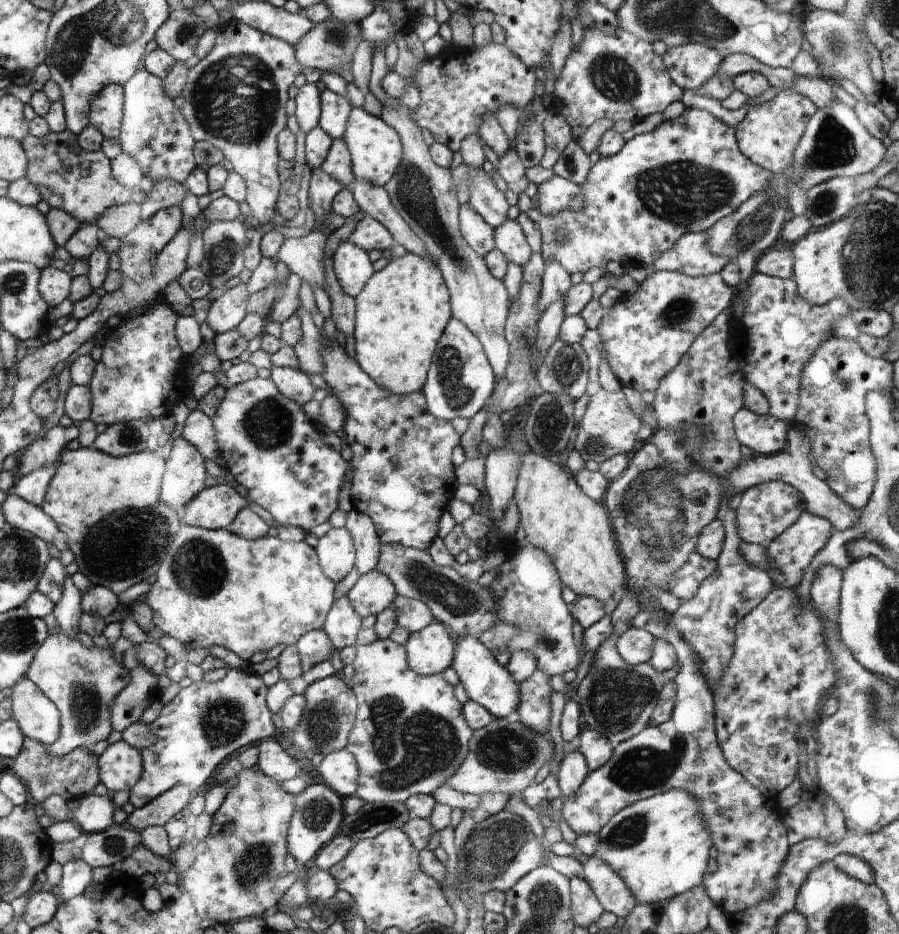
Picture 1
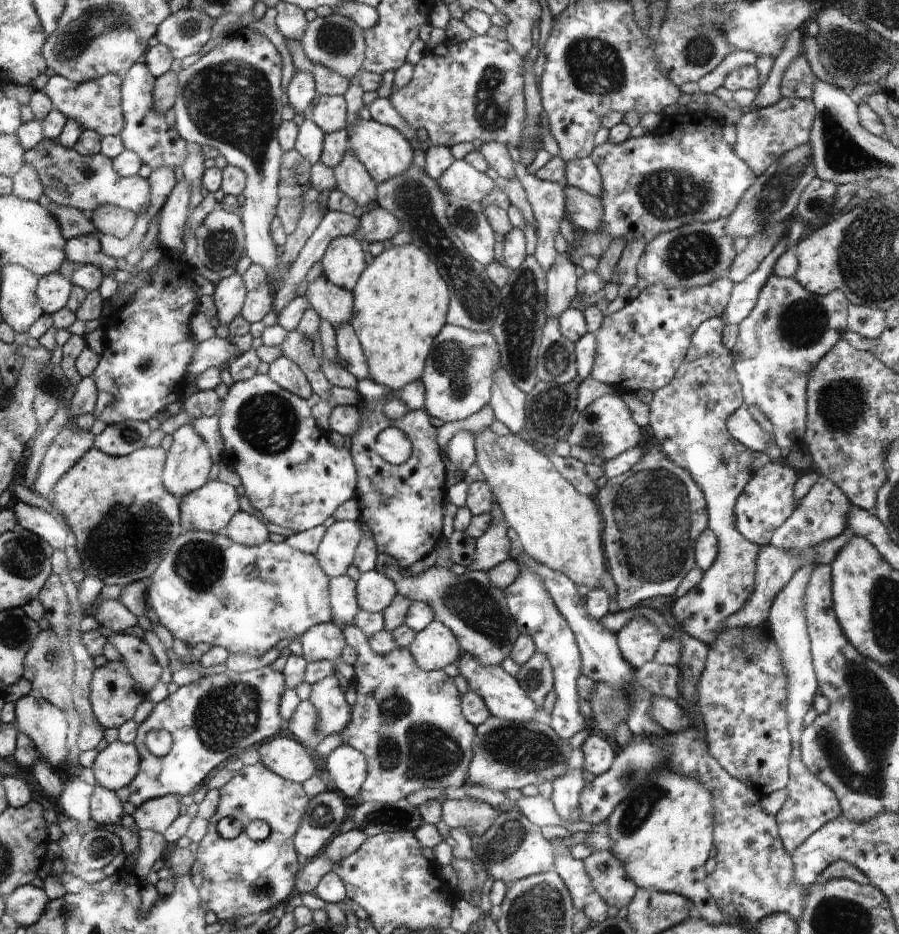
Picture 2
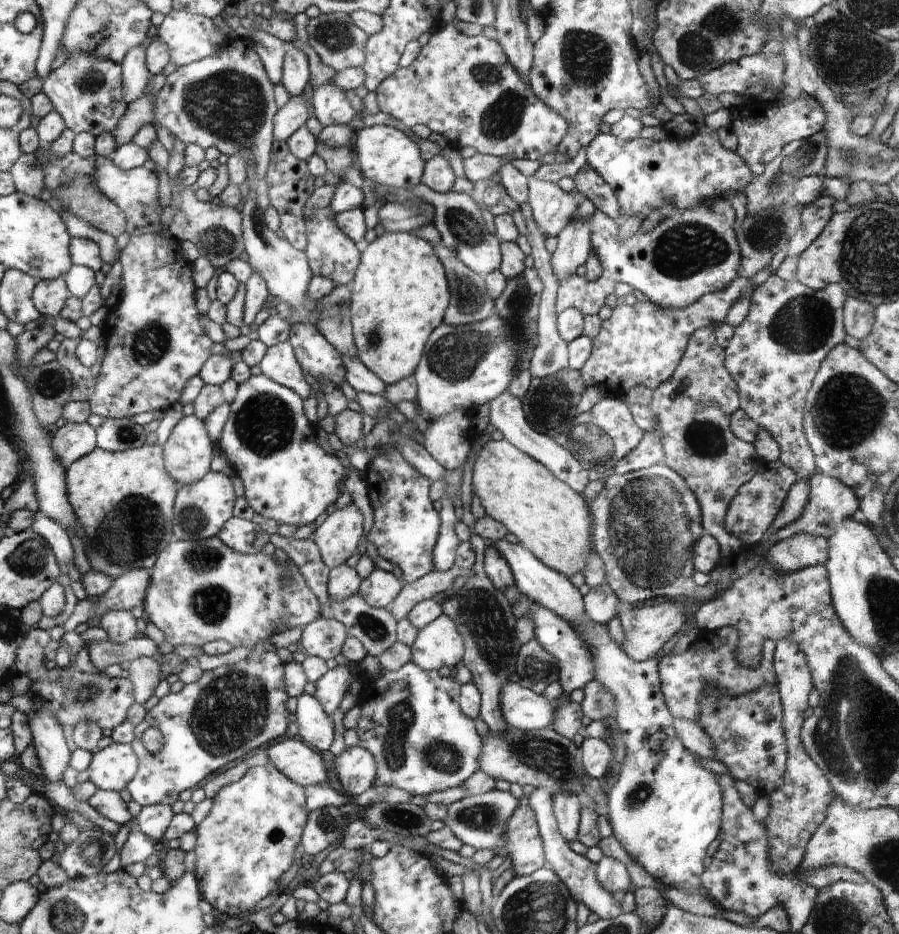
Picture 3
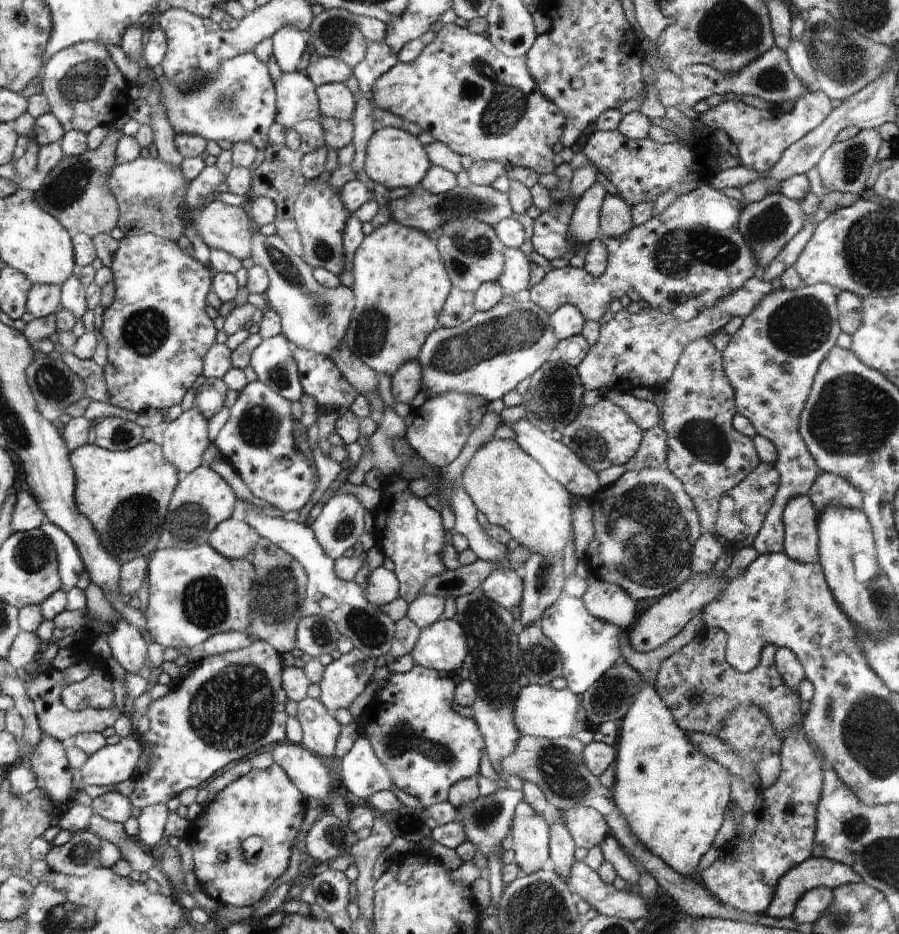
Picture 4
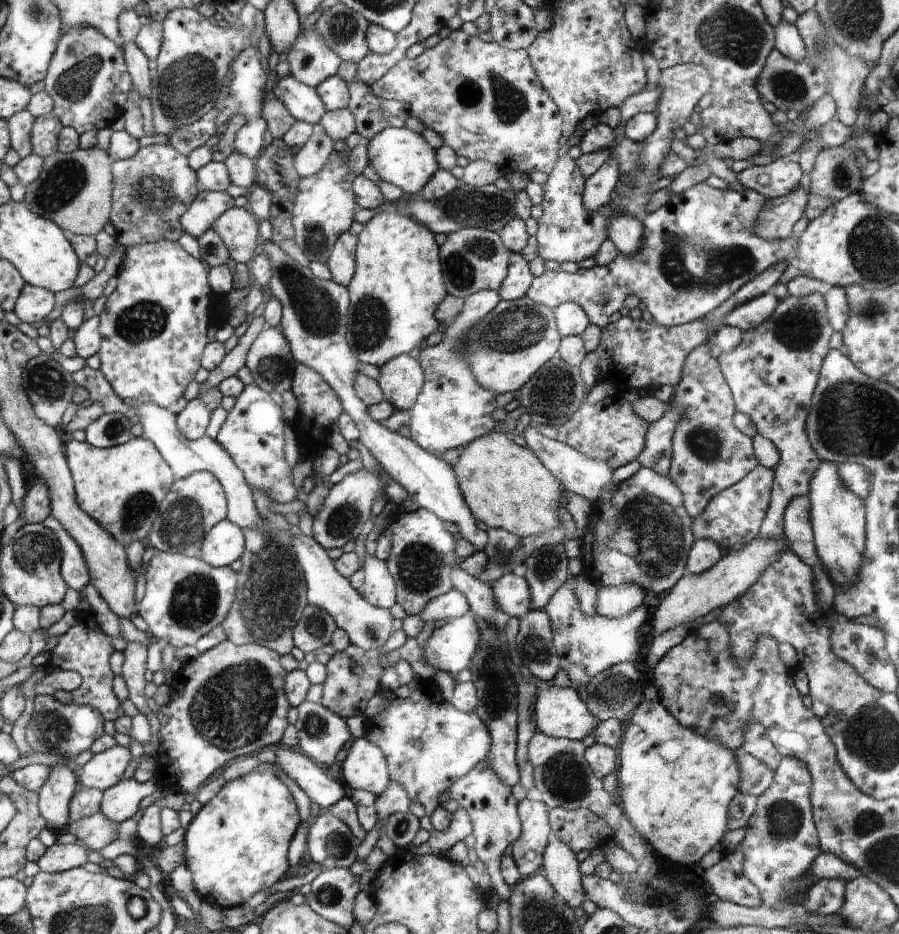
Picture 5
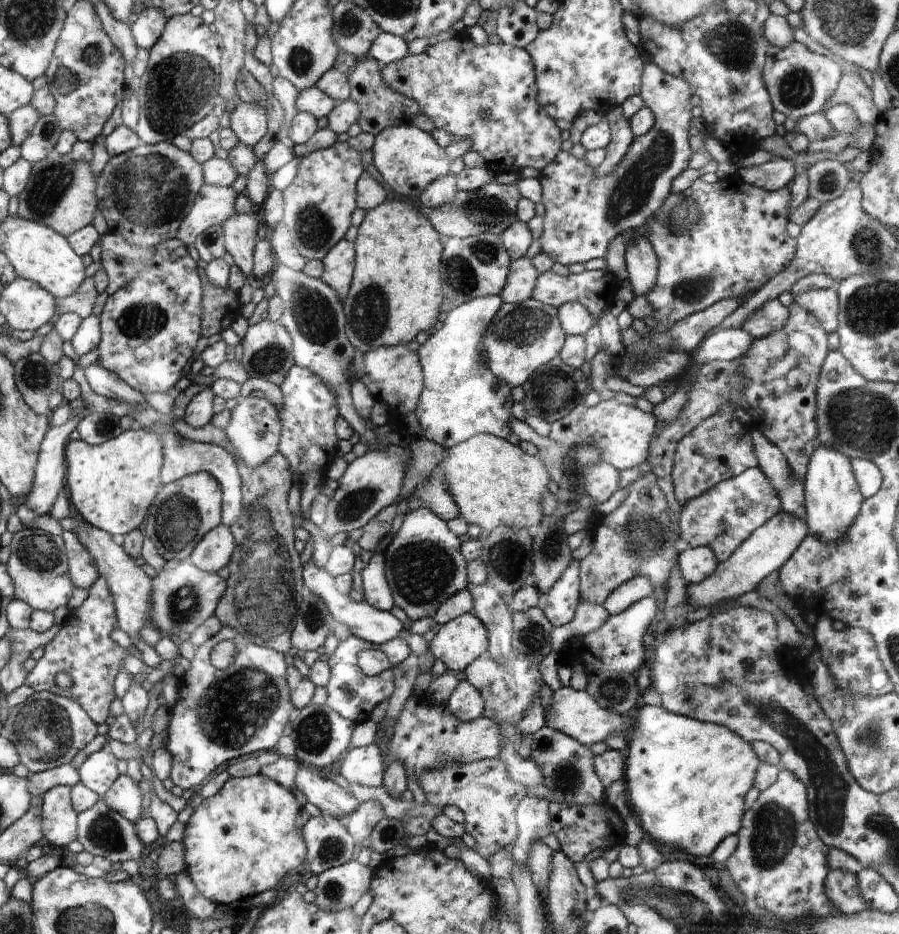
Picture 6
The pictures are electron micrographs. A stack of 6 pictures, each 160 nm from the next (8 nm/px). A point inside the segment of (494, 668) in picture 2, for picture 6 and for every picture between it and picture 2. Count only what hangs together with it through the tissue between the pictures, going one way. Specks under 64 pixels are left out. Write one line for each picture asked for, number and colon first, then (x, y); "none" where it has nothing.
3: (522, 709)
4: (539, 711)
5: (558, 712)
6: (576, 713)

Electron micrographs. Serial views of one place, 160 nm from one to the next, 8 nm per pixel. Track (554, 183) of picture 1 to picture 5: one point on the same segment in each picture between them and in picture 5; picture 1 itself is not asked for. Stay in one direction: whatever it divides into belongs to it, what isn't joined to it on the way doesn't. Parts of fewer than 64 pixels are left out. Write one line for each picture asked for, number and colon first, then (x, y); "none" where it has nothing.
2: (586, 212)
3: (694, 252)
4: (691, 255)
5: (699, 249)

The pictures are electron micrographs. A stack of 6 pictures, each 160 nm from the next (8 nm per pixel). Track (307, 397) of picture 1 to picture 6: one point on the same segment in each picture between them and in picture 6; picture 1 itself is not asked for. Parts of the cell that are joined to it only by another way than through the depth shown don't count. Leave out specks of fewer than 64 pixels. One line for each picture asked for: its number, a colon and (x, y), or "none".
2: (284, 371)
3: (280, 363)
4: (272, 360)
5: (270, 360)
6: (268, 353)

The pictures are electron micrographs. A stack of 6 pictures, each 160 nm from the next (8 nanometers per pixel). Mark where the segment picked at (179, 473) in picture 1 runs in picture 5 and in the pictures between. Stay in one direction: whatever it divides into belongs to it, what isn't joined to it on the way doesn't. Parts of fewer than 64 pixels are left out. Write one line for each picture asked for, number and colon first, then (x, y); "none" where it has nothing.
2: (187, 468)
3: (188, 450)
4: (185, 440)
5: (193, 421)

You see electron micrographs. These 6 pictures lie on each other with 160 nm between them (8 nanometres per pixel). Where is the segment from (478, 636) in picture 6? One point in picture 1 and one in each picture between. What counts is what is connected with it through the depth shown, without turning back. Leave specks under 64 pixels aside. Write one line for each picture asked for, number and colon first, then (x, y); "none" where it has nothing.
1: (430, 651)
2: (435, 647)
3: (438, 644)
4: (442, 646)
5: (450, 648)

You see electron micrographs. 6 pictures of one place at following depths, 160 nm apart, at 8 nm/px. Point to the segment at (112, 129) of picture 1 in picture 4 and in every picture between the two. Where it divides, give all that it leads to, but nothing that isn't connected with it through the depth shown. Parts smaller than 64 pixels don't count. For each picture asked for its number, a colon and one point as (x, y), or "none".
2: (95, 104)
3: (88, 96)
4: (84, 88)

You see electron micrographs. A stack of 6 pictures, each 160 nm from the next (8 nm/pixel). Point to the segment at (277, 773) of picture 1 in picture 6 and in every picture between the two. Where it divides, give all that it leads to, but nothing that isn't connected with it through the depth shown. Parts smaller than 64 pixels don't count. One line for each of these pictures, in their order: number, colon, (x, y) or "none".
2: (283, 755)
3: (292, 757)
4: (308, 773)
5: (318, 788)
6: (329, 797)

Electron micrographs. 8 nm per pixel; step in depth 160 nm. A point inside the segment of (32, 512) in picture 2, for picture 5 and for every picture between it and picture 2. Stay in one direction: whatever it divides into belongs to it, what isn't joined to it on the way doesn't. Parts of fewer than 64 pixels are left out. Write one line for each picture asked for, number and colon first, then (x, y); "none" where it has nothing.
3: (50, 529)
4: (71, 564)
5: (76, 574)

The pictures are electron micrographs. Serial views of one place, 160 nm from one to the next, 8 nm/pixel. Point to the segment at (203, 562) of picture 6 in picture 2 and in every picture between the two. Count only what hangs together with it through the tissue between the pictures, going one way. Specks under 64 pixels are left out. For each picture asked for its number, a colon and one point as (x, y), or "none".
2: (244, 528)
3: (241, 535)
4: (234, 538)
5: (226, 544)

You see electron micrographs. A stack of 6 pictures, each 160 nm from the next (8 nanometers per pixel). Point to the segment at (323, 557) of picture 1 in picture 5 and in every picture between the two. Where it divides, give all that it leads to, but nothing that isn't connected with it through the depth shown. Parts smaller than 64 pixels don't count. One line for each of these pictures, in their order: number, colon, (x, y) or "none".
2: (335, 552)
3: (337, 537)
4: (341, 522)
5: (349, 503)

